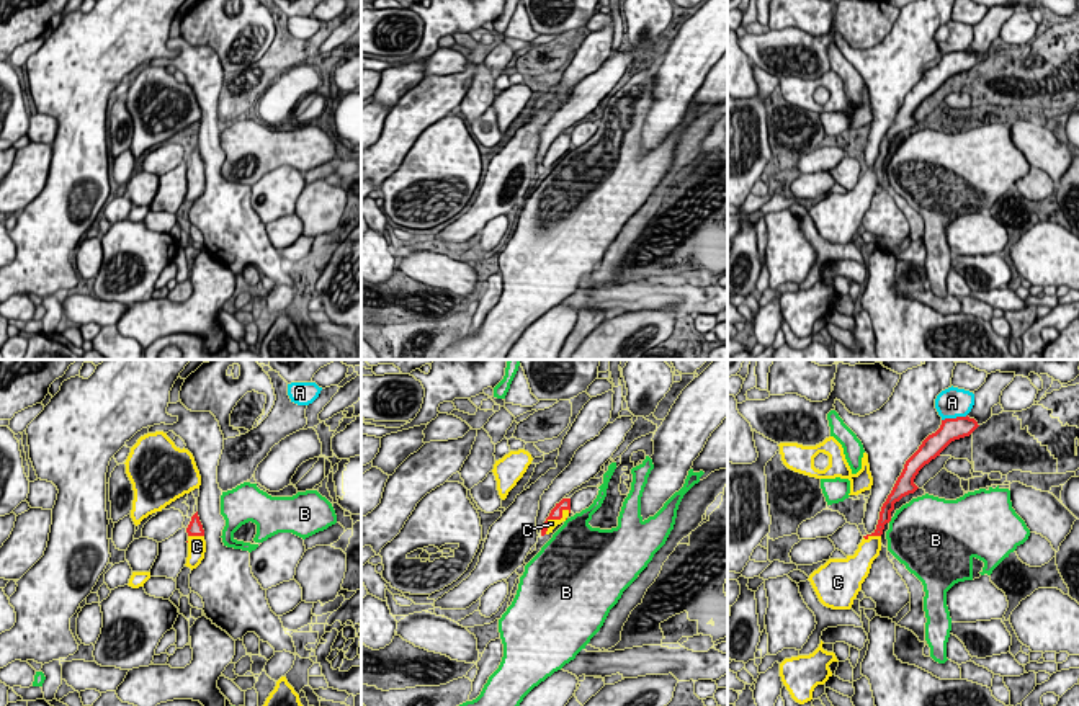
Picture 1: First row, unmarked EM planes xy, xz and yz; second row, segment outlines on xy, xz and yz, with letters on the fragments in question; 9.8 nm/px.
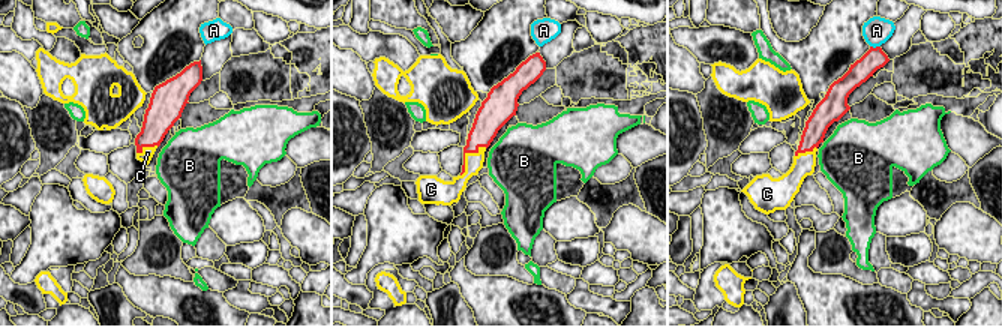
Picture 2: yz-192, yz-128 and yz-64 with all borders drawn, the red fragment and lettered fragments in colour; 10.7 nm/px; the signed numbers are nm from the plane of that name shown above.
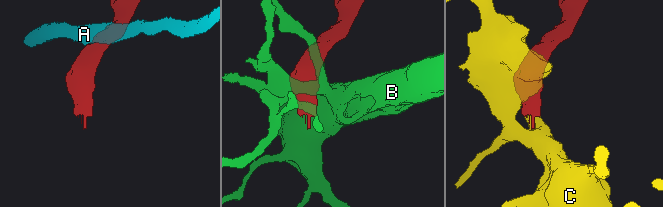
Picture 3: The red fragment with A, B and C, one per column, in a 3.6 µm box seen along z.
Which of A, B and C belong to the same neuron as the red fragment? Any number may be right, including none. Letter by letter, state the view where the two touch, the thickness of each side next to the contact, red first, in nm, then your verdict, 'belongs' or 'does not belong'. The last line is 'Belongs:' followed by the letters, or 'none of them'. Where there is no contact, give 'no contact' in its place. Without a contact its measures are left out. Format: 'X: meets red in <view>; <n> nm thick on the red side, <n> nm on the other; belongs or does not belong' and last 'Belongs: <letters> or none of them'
A: meets red in yz; 220 nm thick on the red side, 300 nm on the other; does not belong
B: meets red in yz; 130 nm thick on the red side, 480 nm on the other; does not belong
C: meets red in xz; 130 nm thick on the red side, 100 nm on the other; belongs
Belongs: C

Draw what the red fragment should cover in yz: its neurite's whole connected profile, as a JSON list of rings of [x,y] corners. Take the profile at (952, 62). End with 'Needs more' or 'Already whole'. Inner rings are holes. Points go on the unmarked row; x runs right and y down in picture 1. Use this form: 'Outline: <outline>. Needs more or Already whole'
Outline: [[[968,49],[945,52],[940,62],[922,75],[919,83],[906,95],[901,109],[883,137],[876,163],[863,170],[853,190],[829,193],[809,209],[808,214],[824,240],[832,244],[852,242],[873,194],[880,190],[881,168],[884,159],[891,155],[894,137],[919,123],[914,113],[925,98],[940,90],[951,75],[969,70],[978,60],[978,56]]]. Needs more

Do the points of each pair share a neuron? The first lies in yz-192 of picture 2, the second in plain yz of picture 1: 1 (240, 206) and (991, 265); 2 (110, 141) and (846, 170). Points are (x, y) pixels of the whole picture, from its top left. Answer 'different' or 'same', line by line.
1: different
2: different

